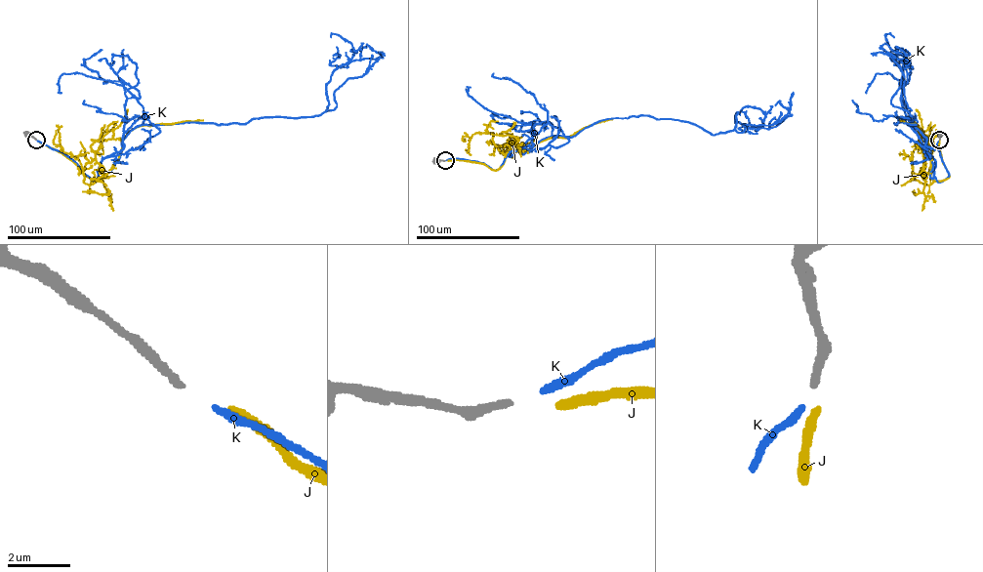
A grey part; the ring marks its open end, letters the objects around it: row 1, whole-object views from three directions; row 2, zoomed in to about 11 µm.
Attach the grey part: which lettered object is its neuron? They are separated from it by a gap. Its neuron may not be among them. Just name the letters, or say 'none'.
none

